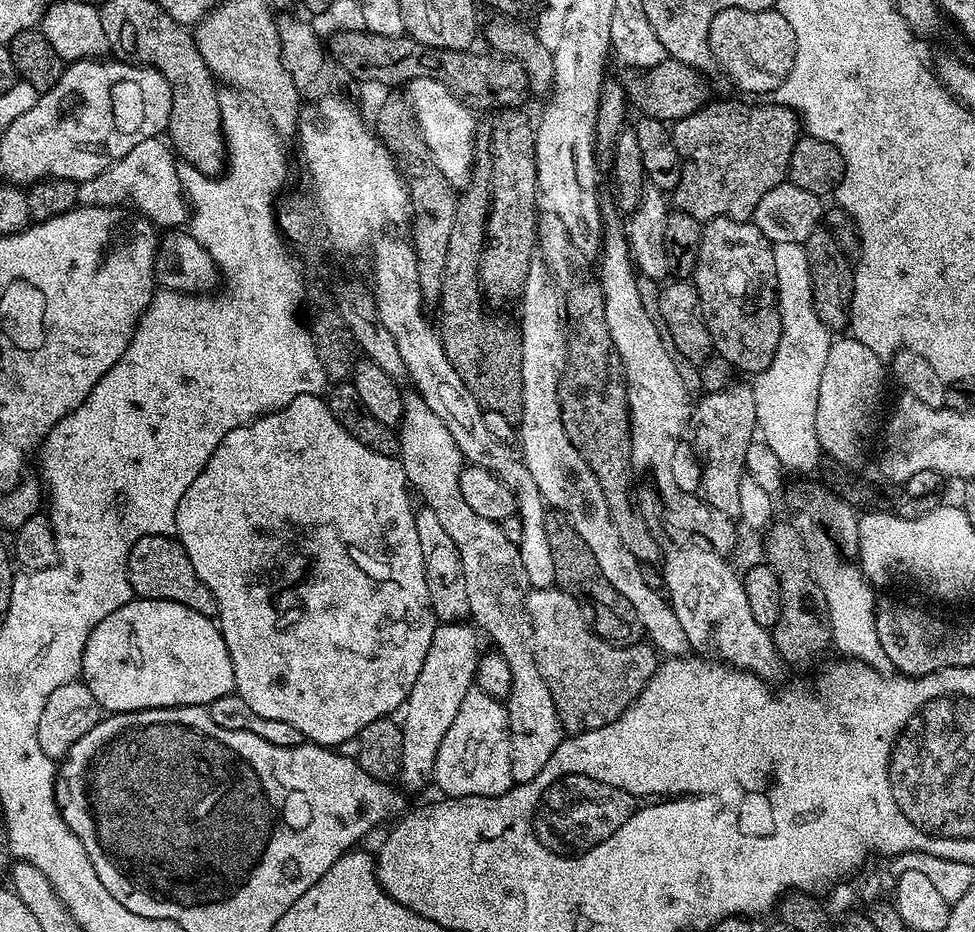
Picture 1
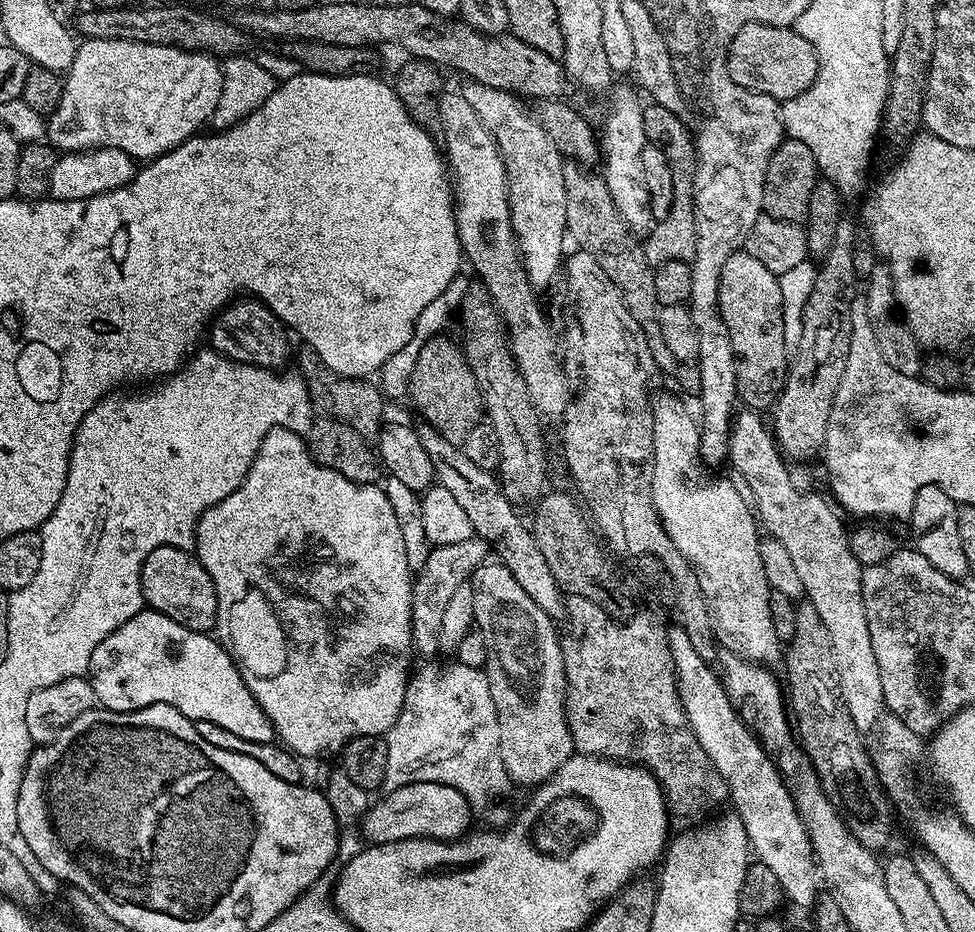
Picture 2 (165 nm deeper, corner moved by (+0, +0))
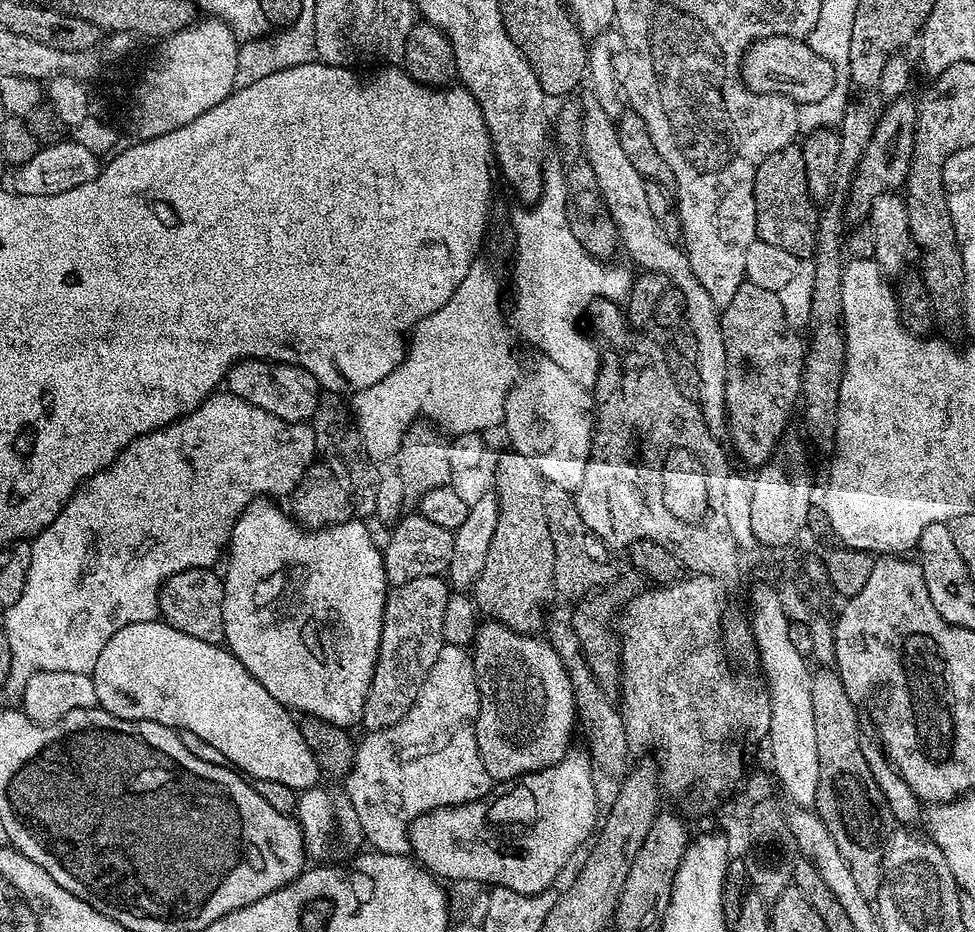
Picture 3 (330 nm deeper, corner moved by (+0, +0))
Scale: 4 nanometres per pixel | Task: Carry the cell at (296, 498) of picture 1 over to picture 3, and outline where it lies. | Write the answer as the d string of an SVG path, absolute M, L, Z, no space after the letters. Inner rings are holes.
M254 498L246 507L240 511L240 517L232 524L232 535L228 537L228 543L226 545L226 560L228 556L228 569L222 572L222 579L224 582L224 597L222 598L222 622L224 623L224 644L229 652L233 656L238 658L238 662L242 662L242 666L246 666L246 670L250 670L250 674L254 678L258 678L258 682L262 682L262 686L266 686L266 690L270 690L270 694L274 694L274 698L278 698L278 702L282 702L285 708L289 710L295 710L297 713L304 716L317 716L322 721L336 724L341 726L353 726L352 724L359 725L364 718L364 707L366 706L366 694L370 690L372 685L372 679L374 678L374 666L376 665L376 659L378 658L378 650L380 649L380 639L382 638L382 618L384 617L384 604L388 600L389 588L388 575L384 573L384 554L381 545L375 544L372 541L372 532L367 528L365 521L360 518L355 518L349 524L336 524L340 522L332 522L323 528L317 528L315 530L309 530L301 526L287 511L283 512L279 508L279 503L273 502L268 498Z

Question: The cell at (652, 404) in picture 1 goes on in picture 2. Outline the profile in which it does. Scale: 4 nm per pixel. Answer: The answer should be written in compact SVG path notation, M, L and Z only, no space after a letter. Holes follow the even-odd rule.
M660 396L652 400L652 467L650 475L652 477L652 501L654 502L654 510L658 514L658 518L662 522L662 526L666 530L666 534L670 538L670 542L674 542L674 546L678 546L678 550L682 554L682 558L688 560L688 565L698 574L698 583L702 586L702 594L708 603L708 609L712 611L712 623L724 636L729 636L732 641L728 644L727 651L737 656L743 656L745 660L759 662L764 666L772 666L772 663L779 661L782 656L782 642L774 634L774 622L770 618L770 598L773 590L769 588L766 580L765 571L762 566L762 558L759 556L759 548L762 541L761 533L758 531L758 520L754 515L753 509L750 507L749 501L746 499L745 493L739 487L735 488L728 480L695 480L692 475L702 468L700 459L700 429L697 421L692 421L692 416L688 413L688 408L676 396Z

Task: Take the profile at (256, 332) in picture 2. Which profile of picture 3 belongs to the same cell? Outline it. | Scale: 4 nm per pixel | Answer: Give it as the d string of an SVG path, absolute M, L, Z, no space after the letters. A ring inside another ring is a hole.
M239 360L228 370L226 388L238 398L291 424L311 421L322 395L320 383L310 370L299 368L297 364L269 363L268 360Z

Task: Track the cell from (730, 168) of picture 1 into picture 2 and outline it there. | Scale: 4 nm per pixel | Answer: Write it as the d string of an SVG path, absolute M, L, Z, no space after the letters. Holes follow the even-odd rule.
M655 102L644 108L644 129L646 138L663 149L670 164L670 174L674 178L674 202L672 213L659 221L643 237L642 243L646 262L651 266L659 266L671 260L691 261L696 253L696 214L692 210L692 173L694 171L694 145L690 133L682 121L670 110L666 110Z

